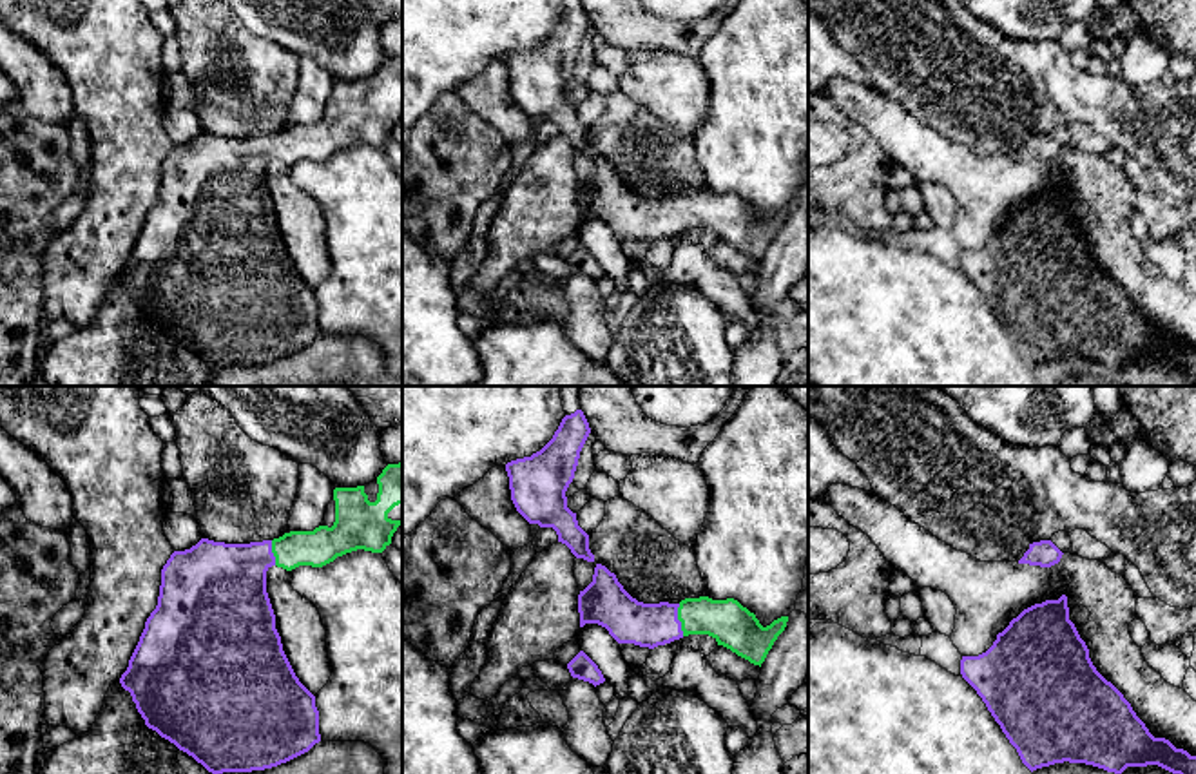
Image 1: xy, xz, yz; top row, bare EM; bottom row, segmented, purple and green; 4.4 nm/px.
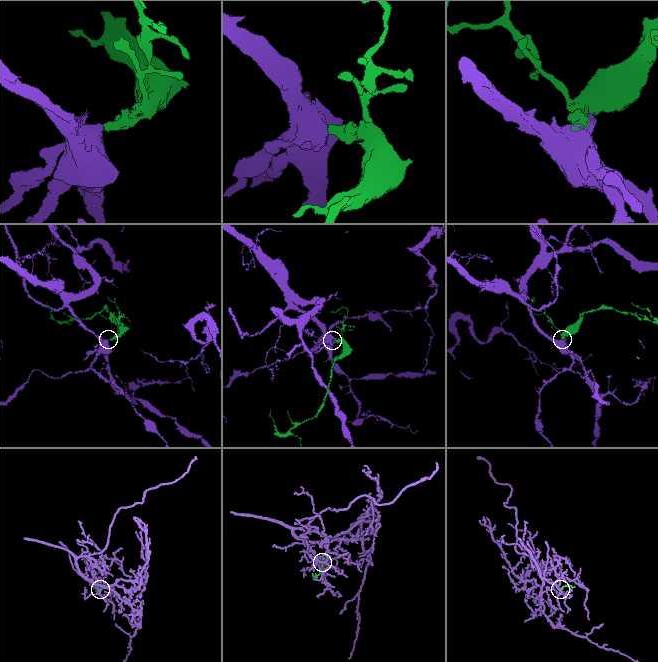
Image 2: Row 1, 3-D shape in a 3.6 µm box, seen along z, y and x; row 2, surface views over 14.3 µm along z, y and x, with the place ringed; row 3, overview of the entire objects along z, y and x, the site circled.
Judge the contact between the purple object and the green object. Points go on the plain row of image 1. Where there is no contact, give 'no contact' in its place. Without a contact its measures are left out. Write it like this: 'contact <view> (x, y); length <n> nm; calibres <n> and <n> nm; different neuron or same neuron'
contact xz (678, 214); length 150 nm; calibres 200 and 200 nm; same neuron

